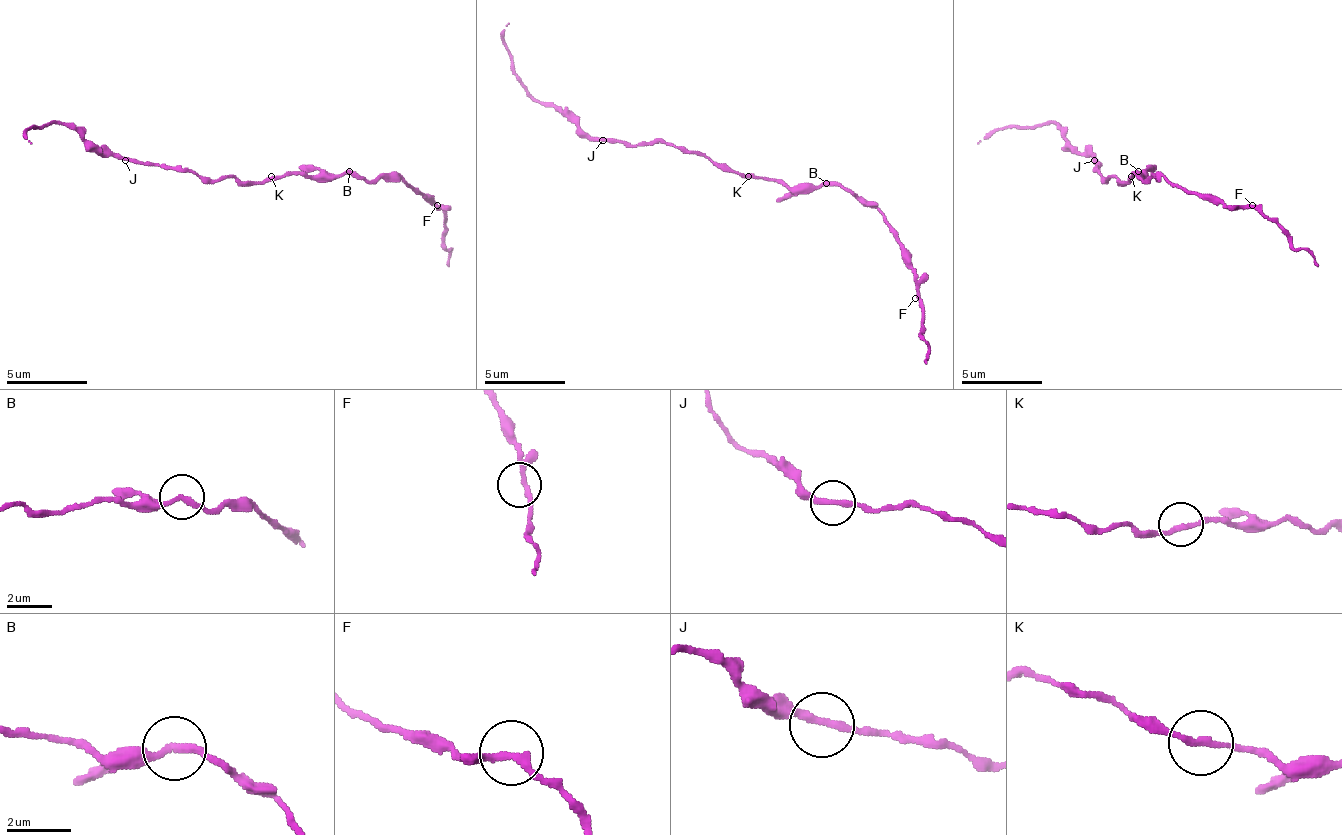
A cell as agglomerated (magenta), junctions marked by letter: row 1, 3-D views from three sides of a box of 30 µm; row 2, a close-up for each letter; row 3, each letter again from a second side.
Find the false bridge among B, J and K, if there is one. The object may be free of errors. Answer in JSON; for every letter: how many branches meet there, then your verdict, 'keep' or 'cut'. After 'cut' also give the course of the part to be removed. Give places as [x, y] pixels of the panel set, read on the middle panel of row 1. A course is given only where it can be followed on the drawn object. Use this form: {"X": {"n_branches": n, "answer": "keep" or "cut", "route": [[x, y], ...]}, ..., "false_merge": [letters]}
{"B": {"n_branches": 2, "answer": "keep"}, "J": {"n_branches": 2, "answer": "keep"}, "K": {"n_branches": 2, "answer": "keep"}, "false_merge": []}

